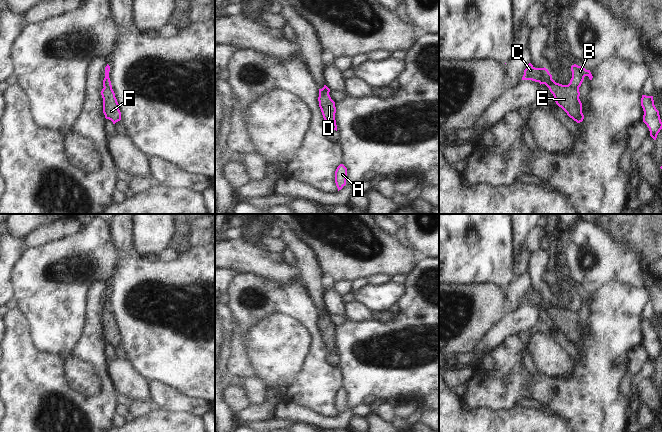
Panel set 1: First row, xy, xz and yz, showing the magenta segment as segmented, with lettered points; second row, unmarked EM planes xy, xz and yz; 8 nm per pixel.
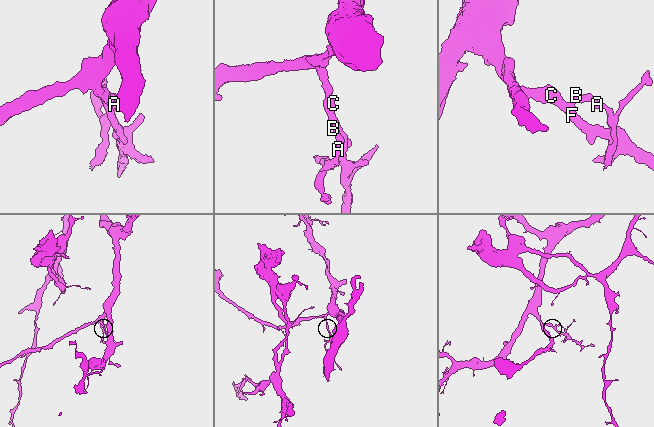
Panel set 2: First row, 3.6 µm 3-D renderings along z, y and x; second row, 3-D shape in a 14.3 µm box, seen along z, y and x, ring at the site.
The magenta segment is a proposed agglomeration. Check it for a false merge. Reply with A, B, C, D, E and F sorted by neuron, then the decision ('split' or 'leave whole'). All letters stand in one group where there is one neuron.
A B / C D E F; split

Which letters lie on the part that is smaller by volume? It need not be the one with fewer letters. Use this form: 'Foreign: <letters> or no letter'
Foreign: A, B

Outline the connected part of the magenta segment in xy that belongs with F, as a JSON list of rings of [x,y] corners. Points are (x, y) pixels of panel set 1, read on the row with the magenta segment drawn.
[[[104,87],[101,91],[101,95],[103,98],[103,113],[105,118],[111,120],[113,124],[115,124],[121,120],[121,112],[115,93],[112,88]]]

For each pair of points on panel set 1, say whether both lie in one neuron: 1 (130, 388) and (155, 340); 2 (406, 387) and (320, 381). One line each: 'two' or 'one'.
1: two
2: two

